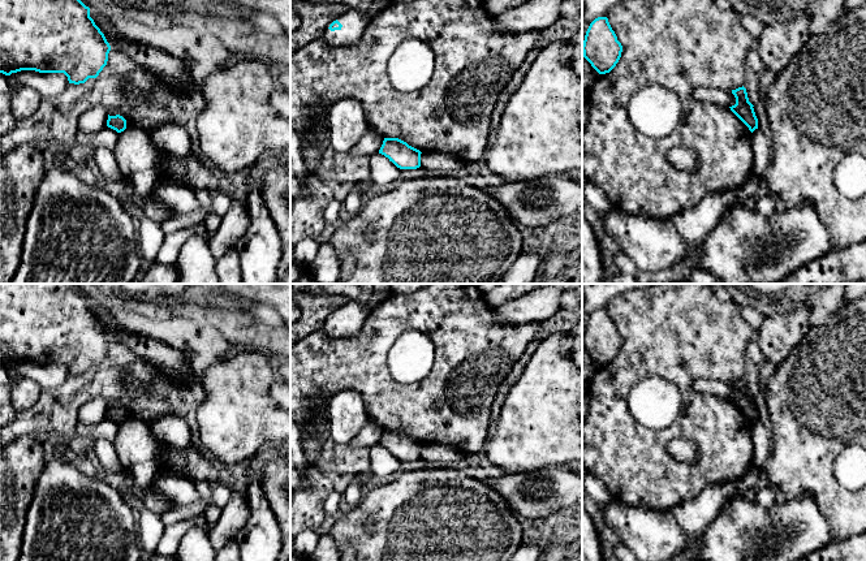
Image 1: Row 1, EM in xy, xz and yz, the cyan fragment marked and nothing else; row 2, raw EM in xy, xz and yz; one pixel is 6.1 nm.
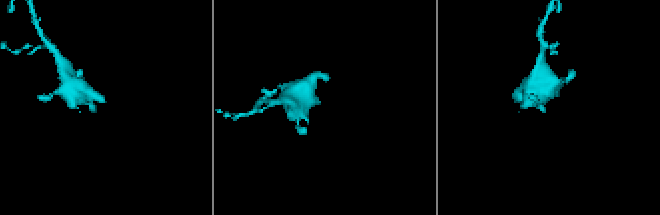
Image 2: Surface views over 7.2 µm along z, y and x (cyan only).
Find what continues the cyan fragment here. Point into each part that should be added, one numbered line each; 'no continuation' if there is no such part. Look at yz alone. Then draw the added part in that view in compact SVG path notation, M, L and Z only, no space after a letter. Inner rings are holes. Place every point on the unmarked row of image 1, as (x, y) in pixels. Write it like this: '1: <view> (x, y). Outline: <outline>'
no continuation

